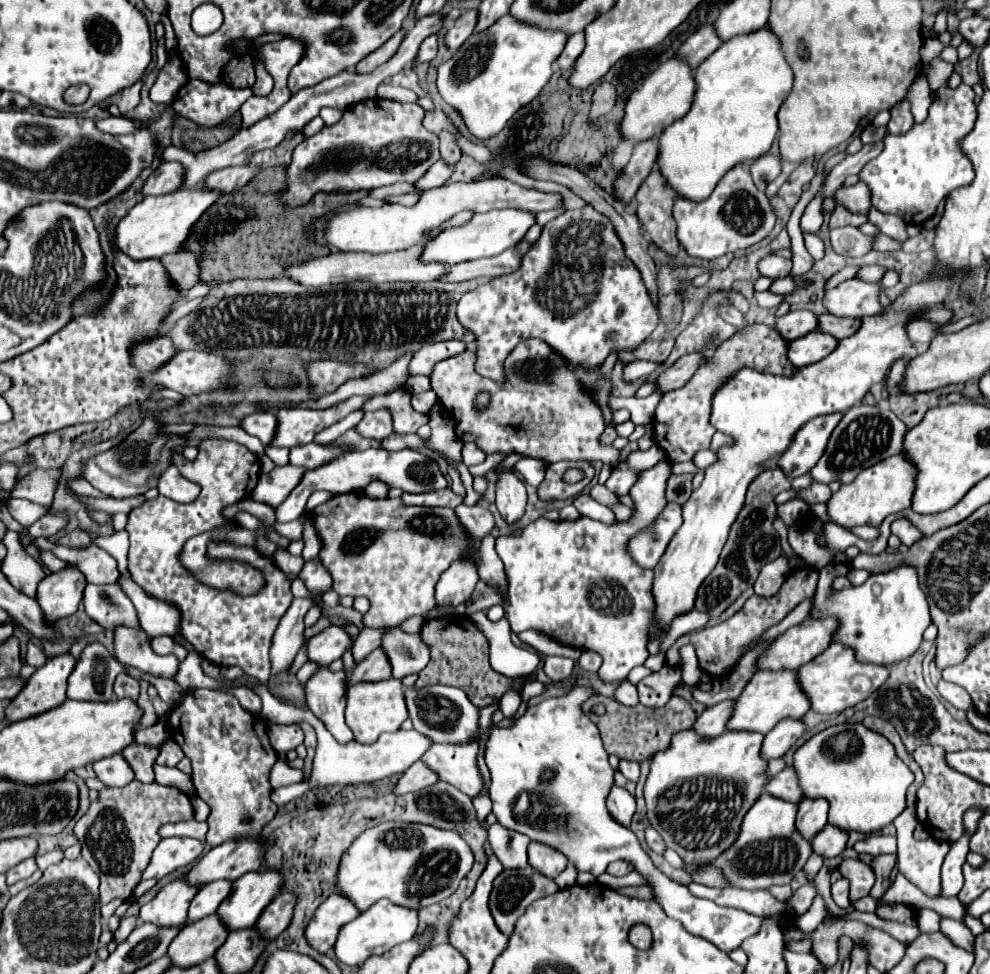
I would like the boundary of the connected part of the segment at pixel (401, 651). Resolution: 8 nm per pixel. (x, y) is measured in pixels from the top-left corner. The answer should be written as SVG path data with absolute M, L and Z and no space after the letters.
M384 626L382 650L392 666L392 676L402 680L408 674L418 674L430 662L430 648L420 632L408 634L400 626Z

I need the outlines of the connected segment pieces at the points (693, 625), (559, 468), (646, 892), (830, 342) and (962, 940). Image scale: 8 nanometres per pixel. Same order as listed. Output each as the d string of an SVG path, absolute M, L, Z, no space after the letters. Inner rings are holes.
M690 610L690 612L678 616L678 618L672 622L672 628L670 628L670 632L668 632L666 636L672 638L672 642L674 642L678 636L682 636L682 634L686 634L686 632L692 632L692 630L700 630L700 628L704 628L708 622L710 622L710 616L708 616L708 614L698 612L698 610Z
M584 460L578 461L560 461L560 464L552 464L546 468L546 478L542 480L542 484L538 486L538 498L540 500L568 500L578 496L594 478L594 466L590 462ZM568 468L582 468L586 478L578 484L564 484L562 482L562 474Z
M630 886L630 888L618 888L618 892L620 892L620 894L626 894L626 896L636 896L636 898L646 898L646 896L654 898L652 888L648 888L648 886Z
M812 330L810 334L790 342L788 360L792 360L796 368L802 368L826 358L836 350L836 346L838 346L838 340L832 334L826 334L822 330Z
M942 918L942 924L940 924L940 932L944 936L950 938L950 942L954 946L960 946L968 952L974 952L974 934L958 920L952 920L952 918Z

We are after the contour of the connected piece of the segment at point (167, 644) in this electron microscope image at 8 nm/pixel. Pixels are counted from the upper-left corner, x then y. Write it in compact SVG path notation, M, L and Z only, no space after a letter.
M160 636L160 638L152 638L152 650L156 654L176 654L178 660L184 660L186 658L186 650L182 646L178 646L172 638L168 636Z

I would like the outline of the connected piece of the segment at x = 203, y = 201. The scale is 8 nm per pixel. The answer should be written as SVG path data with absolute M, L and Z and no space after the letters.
M204 182L196 188L180 188L172 194L164 196L146 196L138 202L126 218L122 218L116 226L116 246L134 260L160 258L170 252L180 252L184 242L188 240L196 220L220 198L220 192L214 188L206 188Z

